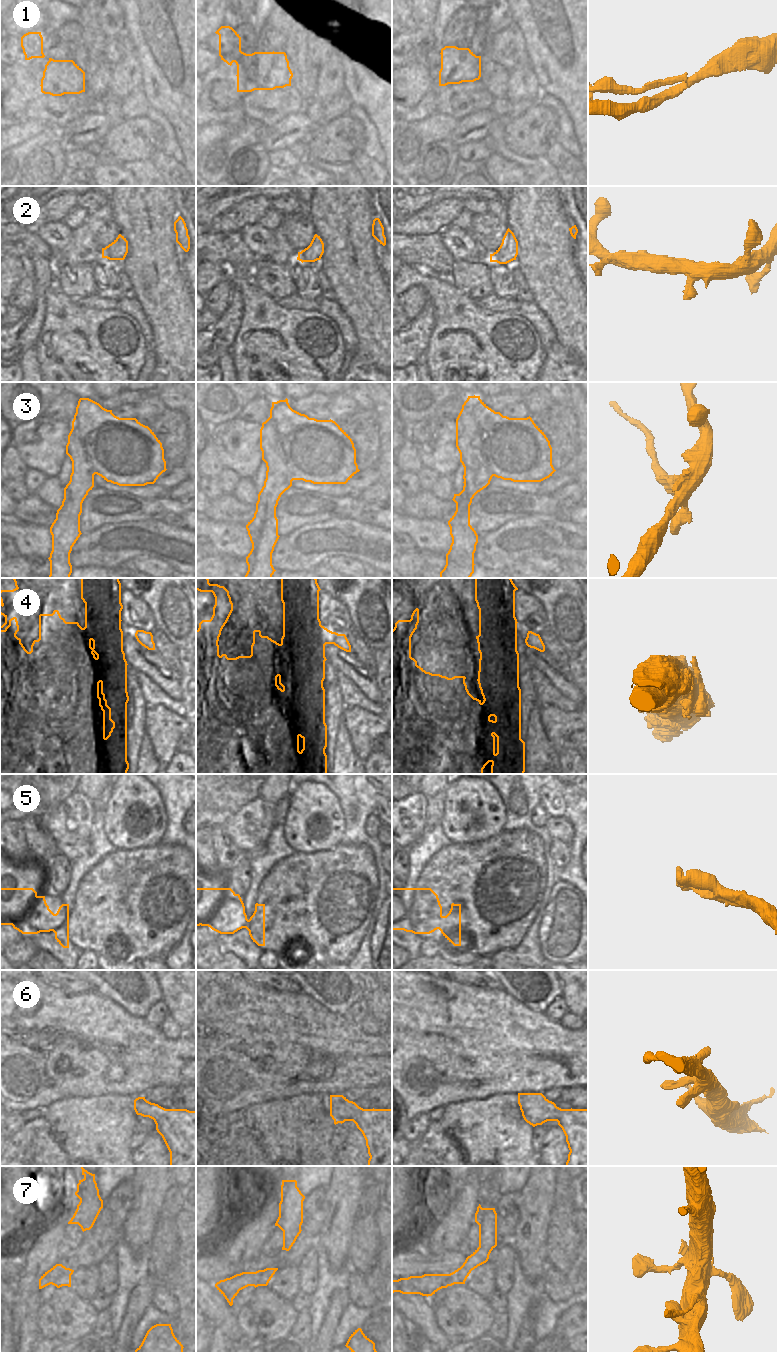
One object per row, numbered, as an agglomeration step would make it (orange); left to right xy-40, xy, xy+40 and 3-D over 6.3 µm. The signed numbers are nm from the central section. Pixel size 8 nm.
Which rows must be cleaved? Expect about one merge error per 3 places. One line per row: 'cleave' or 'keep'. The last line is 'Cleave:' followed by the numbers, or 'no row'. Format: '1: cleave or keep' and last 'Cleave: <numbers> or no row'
1: keep
2: keep
3: cleave
4: keep
5: keep
6: keep
7: keep
Cleave: 3

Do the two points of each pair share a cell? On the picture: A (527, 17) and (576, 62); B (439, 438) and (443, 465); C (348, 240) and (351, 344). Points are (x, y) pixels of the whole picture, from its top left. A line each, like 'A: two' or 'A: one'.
A: one
B: one
C: two

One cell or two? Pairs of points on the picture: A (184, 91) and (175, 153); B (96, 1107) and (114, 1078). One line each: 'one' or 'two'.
A: two
B: two

